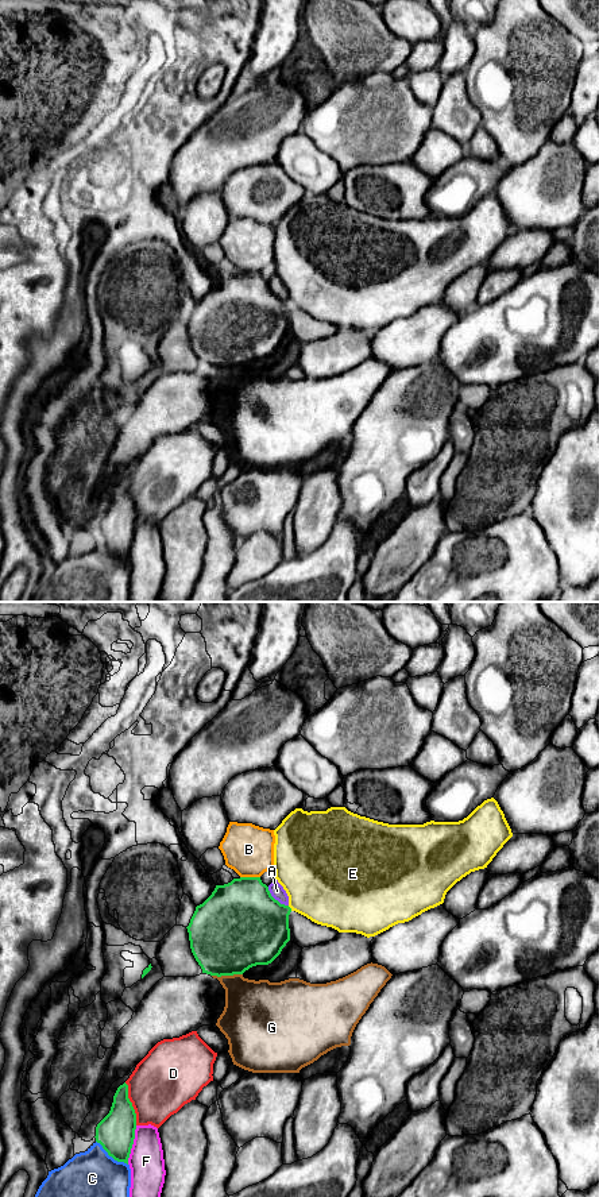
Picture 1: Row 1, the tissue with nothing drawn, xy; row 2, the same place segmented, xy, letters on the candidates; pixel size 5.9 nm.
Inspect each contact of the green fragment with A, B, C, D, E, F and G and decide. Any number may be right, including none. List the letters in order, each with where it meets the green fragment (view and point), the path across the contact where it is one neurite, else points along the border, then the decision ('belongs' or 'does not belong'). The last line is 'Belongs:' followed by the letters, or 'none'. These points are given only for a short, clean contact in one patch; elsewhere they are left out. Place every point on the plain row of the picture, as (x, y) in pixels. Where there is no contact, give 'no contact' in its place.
A: contact xy (274, 294); border xy (267, 282), (275, 294), (288, 301); does not belong
B: contact xy (250, 273); does not belong
C: contact xy (111, 551); does not belong
D: contact xy (131, 499); does not belong
E: contact xy (290, 304); border xy (288, 301), (292, 305); does not belong
F: contact xy (132, 539); does not belong
G: contact xy (227, 370); border xy (242, 369), (212, 371); does not belong
Belongs: none

